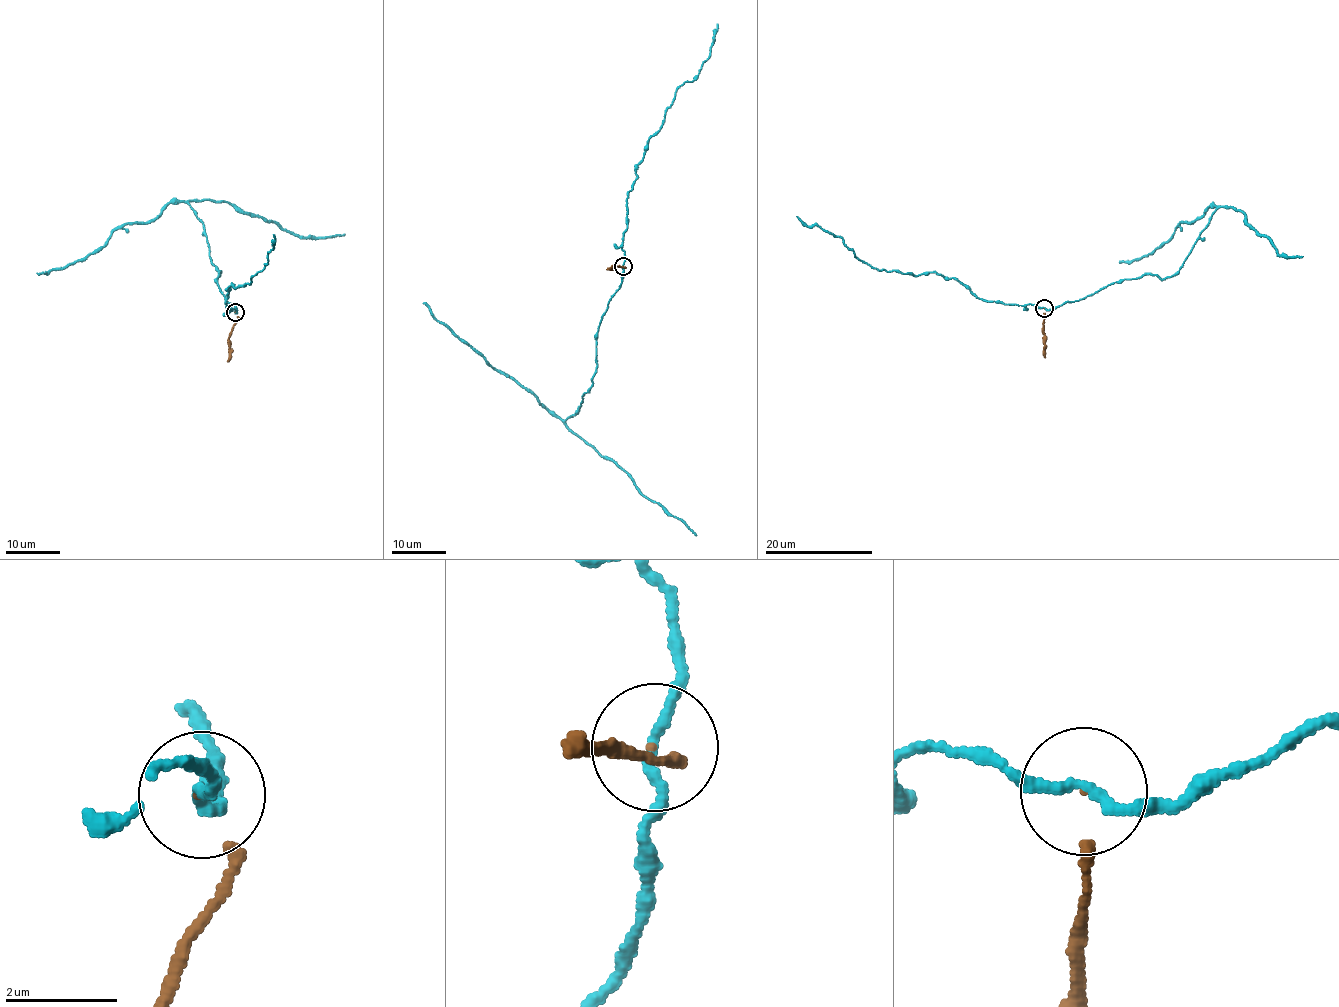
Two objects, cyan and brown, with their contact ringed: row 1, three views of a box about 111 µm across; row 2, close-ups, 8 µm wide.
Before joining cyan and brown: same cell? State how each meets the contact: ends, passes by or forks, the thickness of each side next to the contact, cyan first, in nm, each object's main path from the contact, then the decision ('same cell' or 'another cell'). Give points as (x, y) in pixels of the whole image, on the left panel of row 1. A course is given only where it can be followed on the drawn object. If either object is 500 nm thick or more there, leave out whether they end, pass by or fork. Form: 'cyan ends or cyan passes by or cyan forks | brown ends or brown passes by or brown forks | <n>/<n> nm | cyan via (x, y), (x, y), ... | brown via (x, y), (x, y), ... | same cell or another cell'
cyan passes by | brown ends | 180/40 nm | cyan via (234, 312), (186, 202), (36, 273) | brown via (234, 312), (237, 321), (230, 335), (226, 361) | same cell

